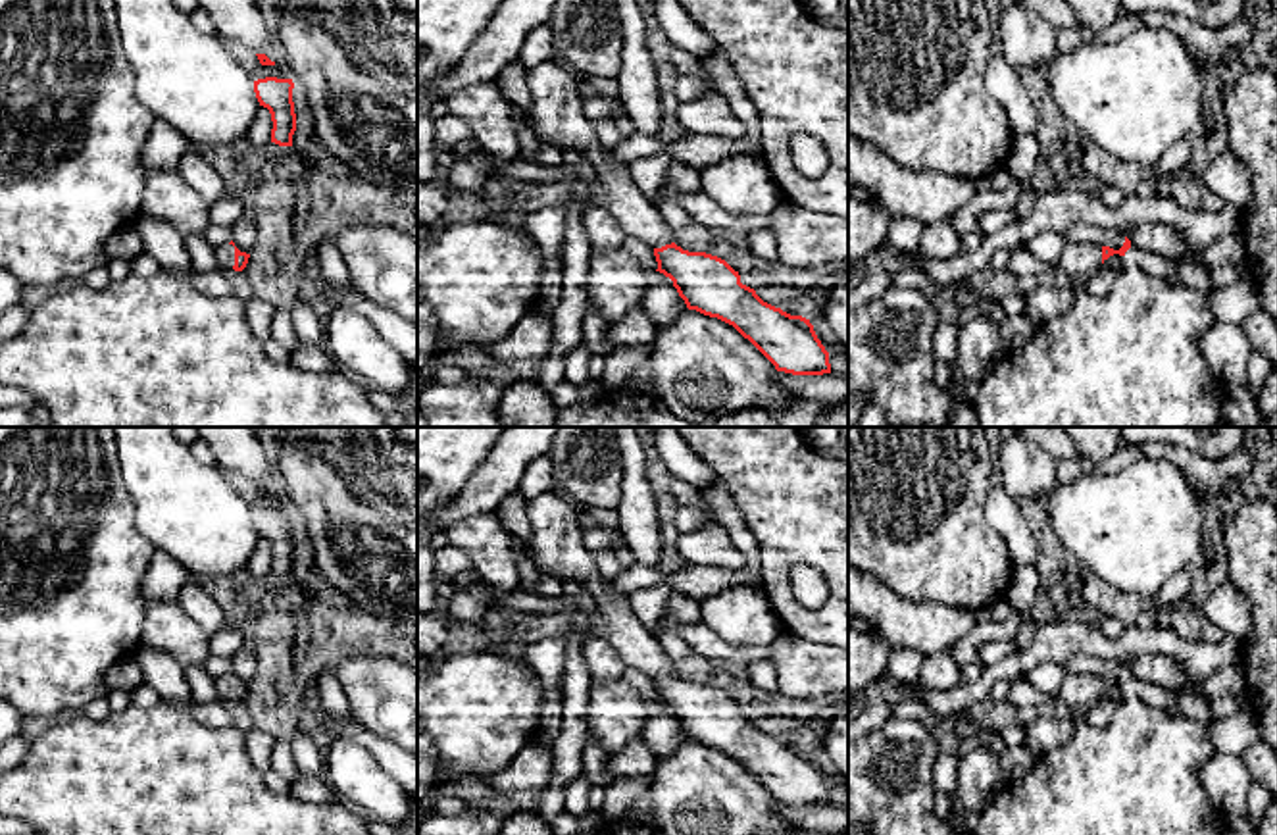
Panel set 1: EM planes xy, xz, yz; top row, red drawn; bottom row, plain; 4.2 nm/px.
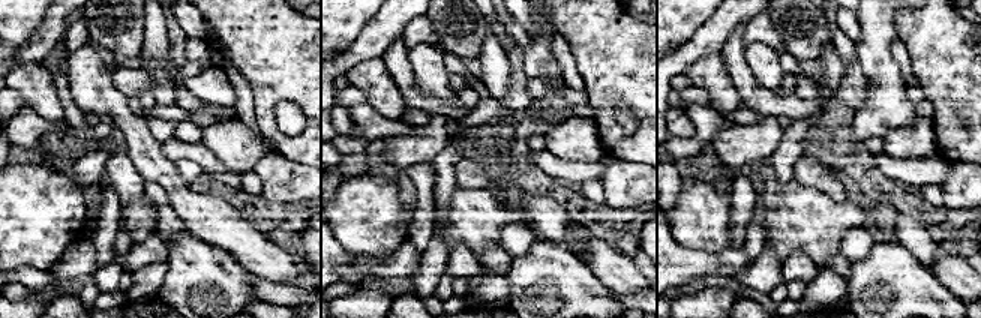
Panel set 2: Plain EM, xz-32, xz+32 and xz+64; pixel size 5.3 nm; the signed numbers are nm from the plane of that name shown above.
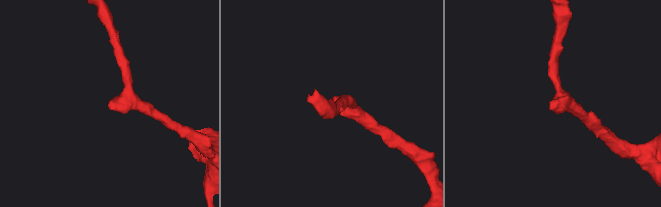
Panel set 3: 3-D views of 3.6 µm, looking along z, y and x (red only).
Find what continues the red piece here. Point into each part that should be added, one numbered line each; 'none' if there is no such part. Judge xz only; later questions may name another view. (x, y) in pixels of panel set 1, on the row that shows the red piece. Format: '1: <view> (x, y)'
1: xz (556, 108)

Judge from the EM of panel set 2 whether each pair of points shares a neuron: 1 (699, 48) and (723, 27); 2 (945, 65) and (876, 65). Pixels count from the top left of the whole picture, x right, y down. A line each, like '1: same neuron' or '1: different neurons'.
1: same neuron
2: different neurons

